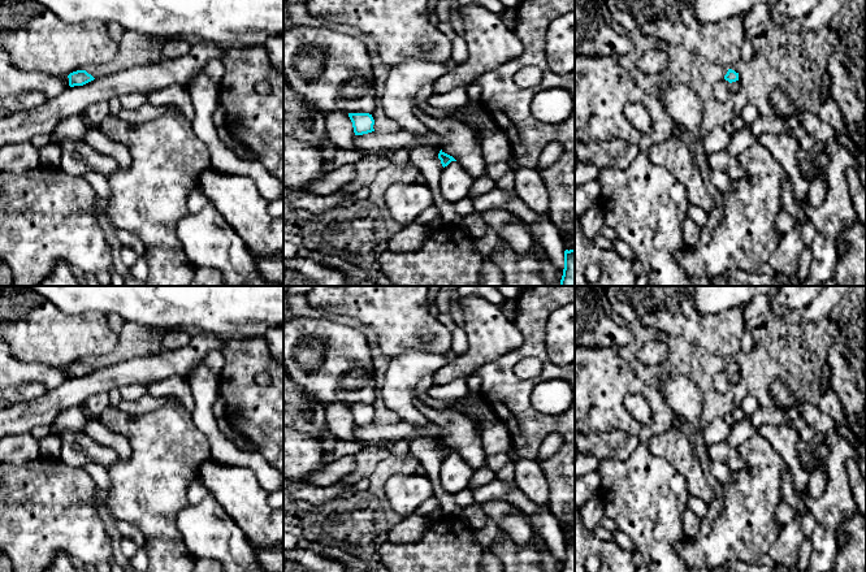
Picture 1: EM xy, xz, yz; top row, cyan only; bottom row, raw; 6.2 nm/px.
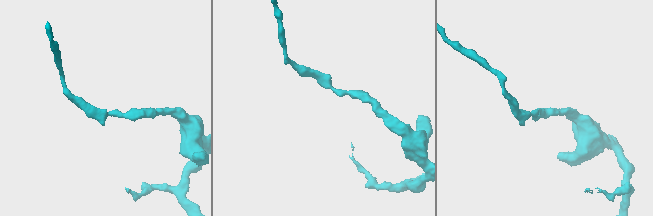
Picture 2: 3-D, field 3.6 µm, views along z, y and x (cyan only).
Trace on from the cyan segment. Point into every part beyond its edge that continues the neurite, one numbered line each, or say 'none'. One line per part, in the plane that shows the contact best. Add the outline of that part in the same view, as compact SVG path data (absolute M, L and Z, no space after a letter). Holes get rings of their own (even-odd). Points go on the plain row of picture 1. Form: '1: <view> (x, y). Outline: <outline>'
none

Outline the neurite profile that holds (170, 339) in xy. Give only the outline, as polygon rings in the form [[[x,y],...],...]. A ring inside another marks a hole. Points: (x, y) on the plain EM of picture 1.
[[[164,330],[160,337],[160,343],[165,350],[179,350],[190,343],[191,335],[185,330]]]

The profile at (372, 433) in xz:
[[[400,421],[394,425],[372,422],[354,428],[354,441],[359,443],[397,442],[400,439],[411,442],[417,437],[441,438],[441,434],[442,429],[433,422],[428,422],[428,425],[423,429],[417,429],[407,421]]]

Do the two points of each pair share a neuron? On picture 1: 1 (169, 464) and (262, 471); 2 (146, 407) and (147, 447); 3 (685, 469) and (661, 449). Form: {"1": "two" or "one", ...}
{"1": "two", "2": "two", "3": "one"}

